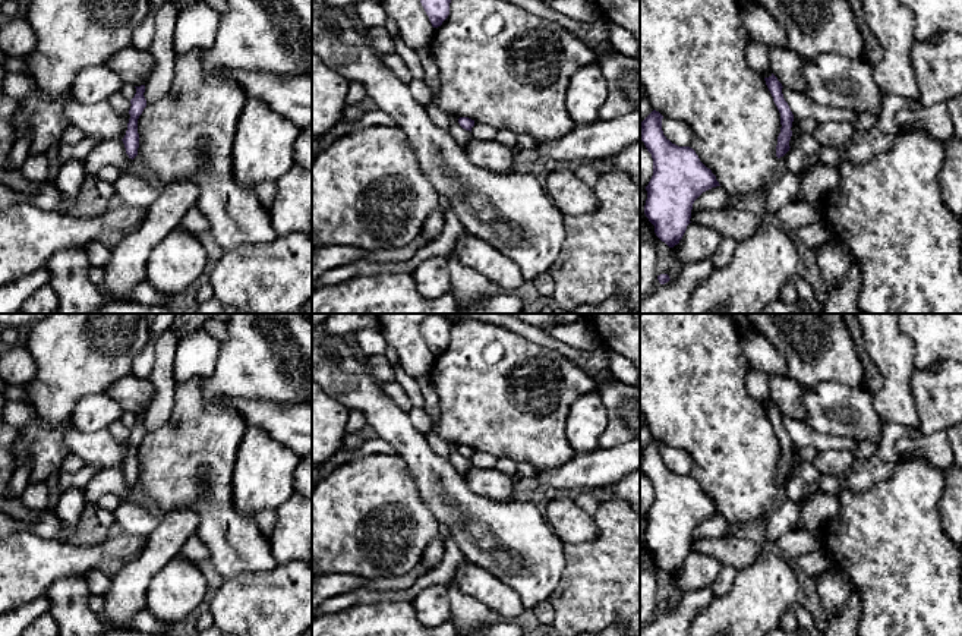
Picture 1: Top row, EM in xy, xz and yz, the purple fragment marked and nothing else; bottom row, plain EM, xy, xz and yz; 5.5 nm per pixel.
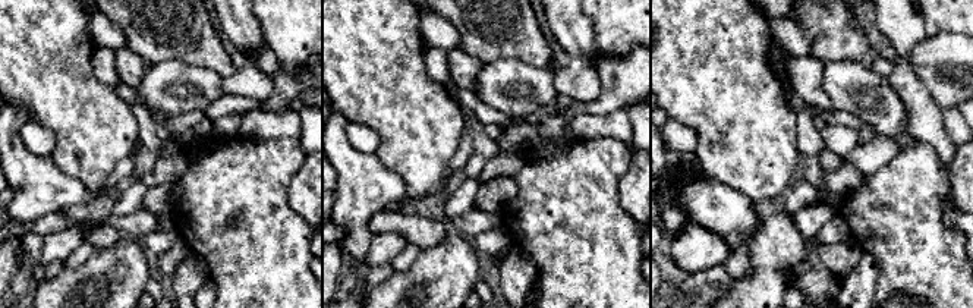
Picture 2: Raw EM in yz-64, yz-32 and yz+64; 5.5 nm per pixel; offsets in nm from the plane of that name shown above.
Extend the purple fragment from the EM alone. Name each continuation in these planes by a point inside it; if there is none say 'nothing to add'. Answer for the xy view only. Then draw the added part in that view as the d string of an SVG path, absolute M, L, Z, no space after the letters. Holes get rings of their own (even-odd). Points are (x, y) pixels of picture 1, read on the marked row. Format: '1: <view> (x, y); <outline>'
nothing to add

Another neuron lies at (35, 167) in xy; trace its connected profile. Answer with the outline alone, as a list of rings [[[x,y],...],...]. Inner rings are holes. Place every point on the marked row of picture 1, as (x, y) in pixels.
[[[29,154],[20,169],[25,179],[32,182],[48,180],[48,158],[47,154]]]

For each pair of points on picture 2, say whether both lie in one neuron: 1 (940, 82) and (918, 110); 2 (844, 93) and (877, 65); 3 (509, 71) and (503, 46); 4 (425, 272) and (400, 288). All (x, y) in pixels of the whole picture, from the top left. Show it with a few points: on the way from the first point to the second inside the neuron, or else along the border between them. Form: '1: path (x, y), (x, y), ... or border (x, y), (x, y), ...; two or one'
1: border (910, 65), (942, 109); two
2: border (868, 66), (885, 78); two
3: border (484, 63), (516, 59), (539, 68); two
4: path (419, 277), (406, 288); one

